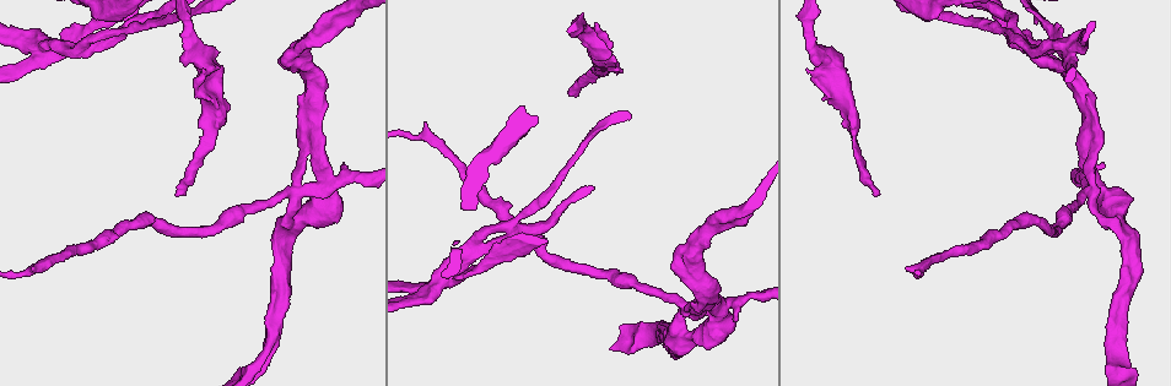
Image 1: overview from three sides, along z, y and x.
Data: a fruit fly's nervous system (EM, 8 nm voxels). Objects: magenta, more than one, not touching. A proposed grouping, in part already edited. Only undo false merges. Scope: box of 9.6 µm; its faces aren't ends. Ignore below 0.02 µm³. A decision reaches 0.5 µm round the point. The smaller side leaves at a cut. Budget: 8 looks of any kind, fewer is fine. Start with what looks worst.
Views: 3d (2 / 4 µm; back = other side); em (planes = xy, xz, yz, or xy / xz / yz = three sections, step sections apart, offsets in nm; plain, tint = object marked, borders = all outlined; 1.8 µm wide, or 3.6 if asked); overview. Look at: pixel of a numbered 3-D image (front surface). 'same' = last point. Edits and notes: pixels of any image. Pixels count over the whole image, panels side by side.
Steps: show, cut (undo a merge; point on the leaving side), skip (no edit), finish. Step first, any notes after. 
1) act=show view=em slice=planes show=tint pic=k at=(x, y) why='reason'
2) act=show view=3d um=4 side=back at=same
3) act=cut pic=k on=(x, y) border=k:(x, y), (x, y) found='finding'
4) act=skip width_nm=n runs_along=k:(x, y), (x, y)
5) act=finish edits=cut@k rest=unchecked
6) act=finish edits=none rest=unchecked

act=show view=em um=3.6 slice=planes show=tint pic=1 at=(719, 315) why='arms part here'

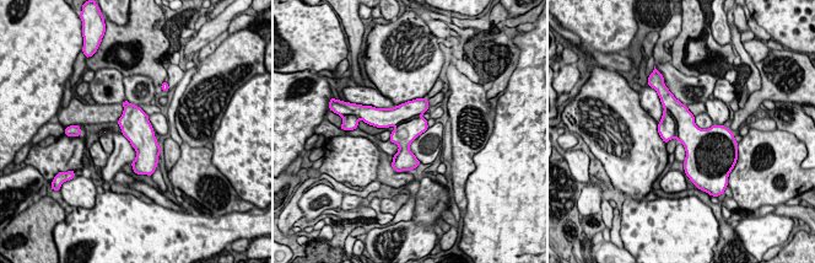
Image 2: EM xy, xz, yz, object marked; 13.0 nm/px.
act=cut pic=2 on=(667, 128) width_nm=380 part_leaving=2:(425, 102), (376, 123) found='two neurons meet here'

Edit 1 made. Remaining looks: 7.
act=show view=3d um=2 pic=1 at=(1055, 48) why='four arms meet'

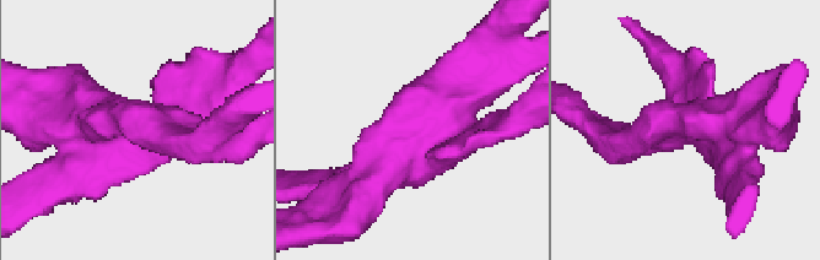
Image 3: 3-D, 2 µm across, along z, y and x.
act=show view=em slice=planes show=borders pic=3 at=(689, 126) why='shape alone is not enough'

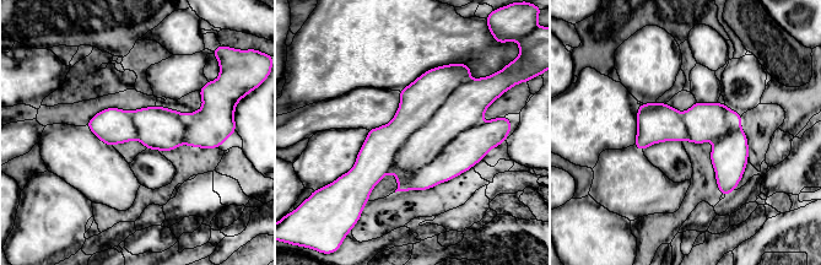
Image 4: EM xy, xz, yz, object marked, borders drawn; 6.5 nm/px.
act=cut pic=4 on=(469, 147) width_nm=260 border=4:(481, 123), (398, 179) found='a second neuron is stuck on'

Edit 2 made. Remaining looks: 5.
act=show view=em slice=planes show=tint pic=1 at=(119, 30) why='branch point'

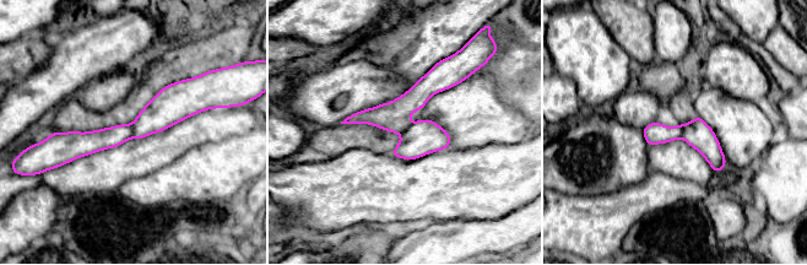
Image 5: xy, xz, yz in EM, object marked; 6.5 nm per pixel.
act=skip runs_along=5:(200, 106), (58, 141) found='one neuron here'

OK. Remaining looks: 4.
act=show view=em slice=planes show=borders pic=1 at=(596, 50) why='a fork'

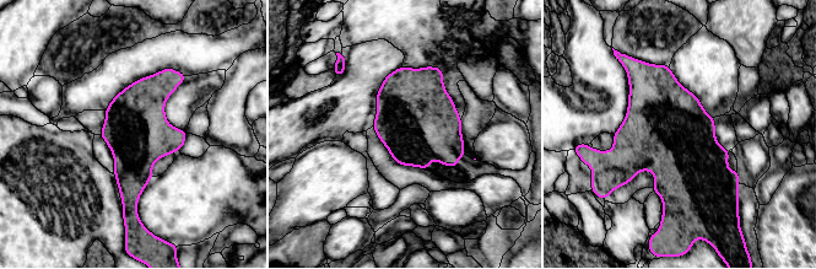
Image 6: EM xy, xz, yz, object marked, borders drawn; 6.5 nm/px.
act=skip found='continuous, no second neuron'

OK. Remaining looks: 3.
act=finish edits=cut@2,cut@4 rest=unchecked

